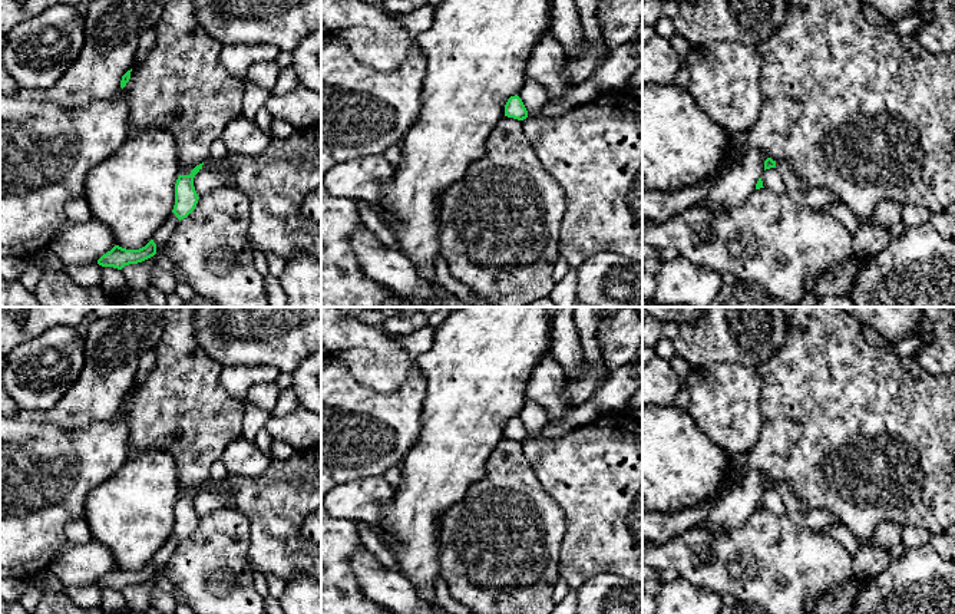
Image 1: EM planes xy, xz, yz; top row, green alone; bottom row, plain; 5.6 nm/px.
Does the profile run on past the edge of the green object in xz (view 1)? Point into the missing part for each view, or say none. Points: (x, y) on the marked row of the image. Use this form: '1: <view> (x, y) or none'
1: none

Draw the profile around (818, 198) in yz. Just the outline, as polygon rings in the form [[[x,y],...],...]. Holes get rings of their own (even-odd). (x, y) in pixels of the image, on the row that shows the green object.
[[[789,161],[776,162],[781,175],[786,194],[797,204],[822,209],[827,205],[840,204],[839,198],[826,188],[813,188],[796,176],[794,168]]]

